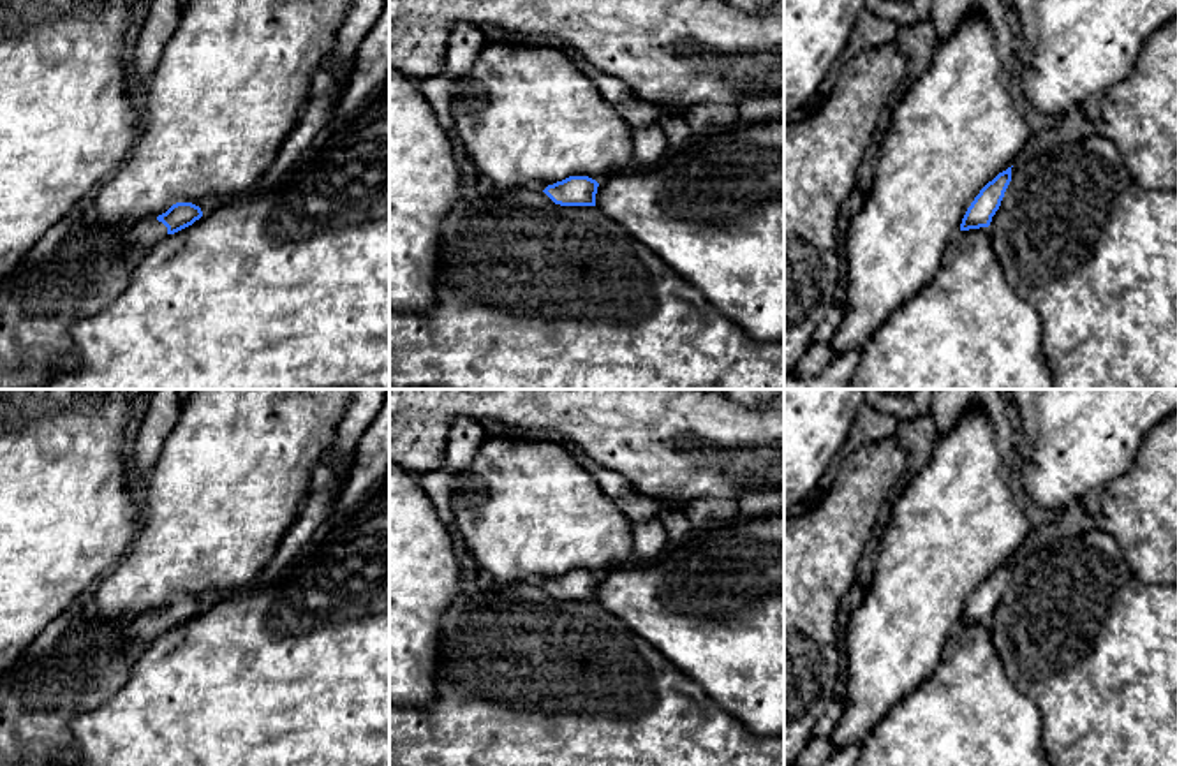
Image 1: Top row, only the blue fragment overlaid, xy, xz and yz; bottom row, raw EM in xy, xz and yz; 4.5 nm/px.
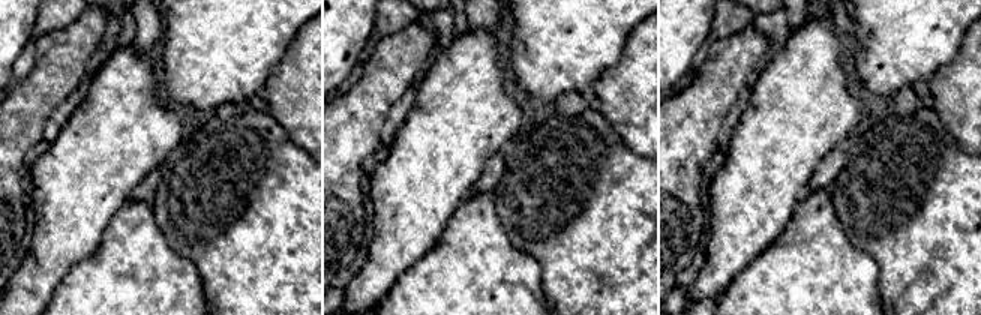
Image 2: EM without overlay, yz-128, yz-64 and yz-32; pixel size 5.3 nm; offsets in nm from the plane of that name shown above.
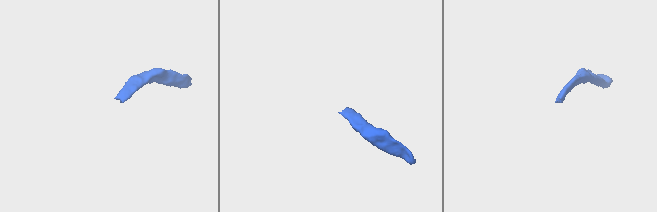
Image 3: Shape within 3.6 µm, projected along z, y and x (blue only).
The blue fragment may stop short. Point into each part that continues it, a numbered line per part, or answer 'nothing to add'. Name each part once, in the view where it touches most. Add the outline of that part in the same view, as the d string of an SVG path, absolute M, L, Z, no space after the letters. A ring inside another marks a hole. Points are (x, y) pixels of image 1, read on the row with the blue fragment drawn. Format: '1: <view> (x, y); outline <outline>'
1: xy (147, 233); outline M152 217L152 218L144 218L144 220L130 224L127 238L125 238L125 247L152 248L167 236L169 236L167 227L162 222L159 222L157 217Z

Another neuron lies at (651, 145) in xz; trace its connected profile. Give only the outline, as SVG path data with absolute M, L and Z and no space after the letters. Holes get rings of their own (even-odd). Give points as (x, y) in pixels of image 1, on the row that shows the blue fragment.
M659 125L633 130L633 148L638 167L657 166L671 150Z

